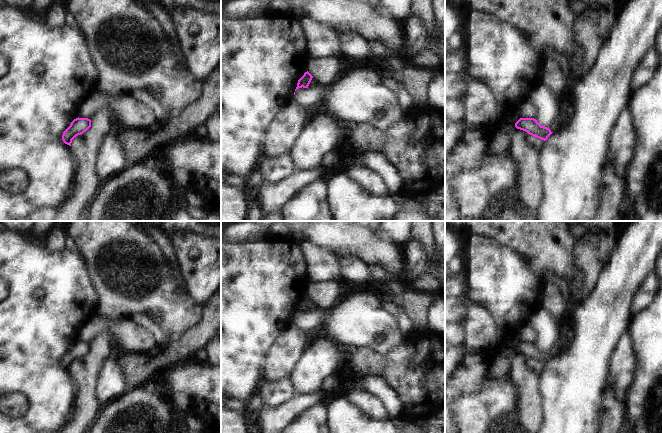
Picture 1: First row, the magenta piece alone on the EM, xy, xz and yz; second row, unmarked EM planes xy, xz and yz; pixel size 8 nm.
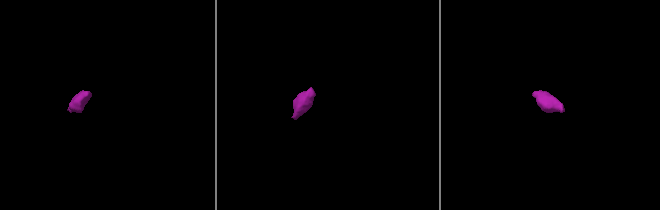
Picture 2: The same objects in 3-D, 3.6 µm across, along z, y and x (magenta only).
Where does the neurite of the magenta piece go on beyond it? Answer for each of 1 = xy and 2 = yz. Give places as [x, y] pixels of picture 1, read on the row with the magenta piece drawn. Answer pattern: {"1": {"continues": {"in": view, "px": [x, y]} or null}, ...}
{"1": {"continues": null}, "2": {"continues": null}}

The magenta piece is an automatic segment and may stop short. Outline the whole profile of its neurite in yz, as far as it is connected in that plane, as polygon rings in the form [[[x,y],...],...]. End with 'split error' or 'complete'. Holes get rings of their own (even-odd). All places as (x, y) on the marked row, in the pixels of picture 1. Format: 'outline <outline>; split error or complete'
outline [[[520,118],[515,123],[515,127],[544,141],[553,133],[549,128],[541,126],[534,118]]]; complete

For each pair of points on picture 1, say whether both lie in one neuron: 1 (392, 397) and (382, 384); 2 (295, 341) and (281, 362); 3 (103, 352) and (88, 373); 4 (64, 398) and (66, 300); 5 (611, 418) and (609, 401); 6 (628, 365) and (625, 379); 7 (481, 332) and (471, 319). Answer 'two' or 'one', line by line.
1: one
2: one
3: one
4: one
5: one
6: one
7: one

